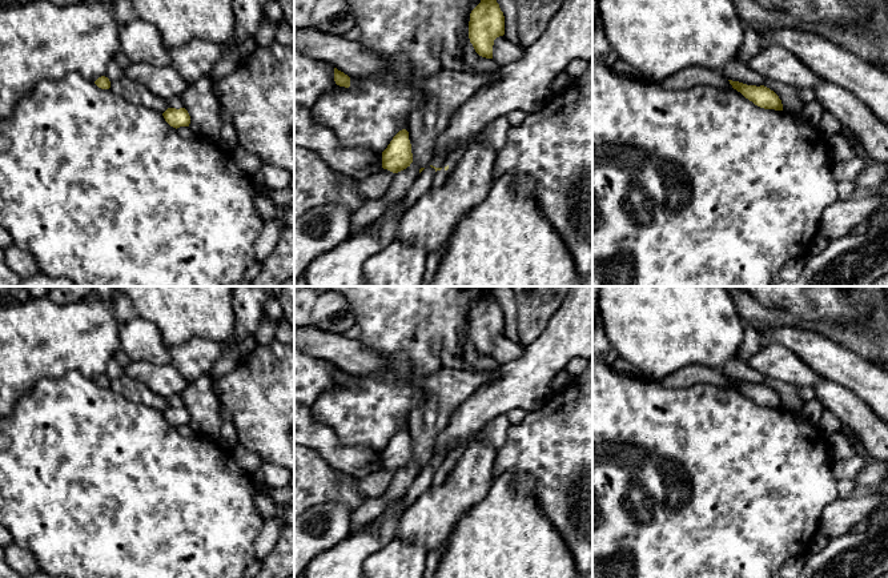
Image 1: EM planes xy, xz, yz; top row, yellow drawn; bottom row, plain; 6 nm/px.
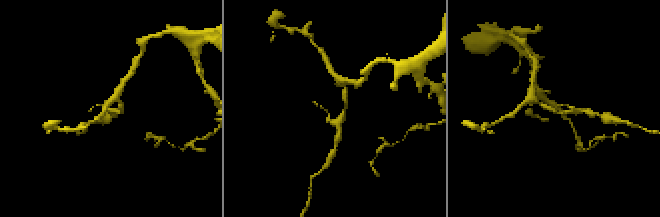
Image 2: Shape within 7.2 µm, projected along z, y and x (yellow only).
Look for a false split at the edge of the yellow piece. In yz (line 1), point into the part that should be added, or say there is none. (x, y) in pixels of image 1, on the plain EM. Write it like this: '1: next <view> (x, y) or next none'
1: next none

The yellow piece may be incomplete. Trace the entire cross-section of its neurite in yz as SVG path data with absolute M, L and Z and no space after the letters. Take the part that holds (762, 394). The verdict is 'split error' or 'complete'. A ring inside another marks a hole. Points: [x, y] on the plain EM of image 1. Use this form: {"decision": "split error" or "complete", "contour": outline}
{"decision": "complete", "contour": "M728 378L734 388L740 390L746 397L764 408L783 409L779 394L770 386L760 384L747 384L739 380Z"}

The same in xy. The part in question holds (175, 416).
{"decision": "complete", "contour": "M168 406L164 412L162 412L165 420L173 425L173 426L180 426L180 425L189 425L190 422L190 414L188 412L188 409L185 406Z"}

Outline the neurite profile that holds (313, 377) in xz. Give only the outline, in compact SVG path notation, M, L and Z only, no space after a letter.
M294 348L294 445L313 449L337 473L362 479L382 467L382 451L365 446L341 445L334 430L317 421L312 414L312 405L335 385L334 365L332 362Z

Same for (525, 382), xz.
M571 286L545 332L526 344L519 358L499 365L493 378L455 410L434 442L431 463L435 466L447 463L469 438L501 414L507 414L513 409L523 409L527 413L539 410L553 397L550 384L555 374L575 358L586 361L592 358L592 286Z

